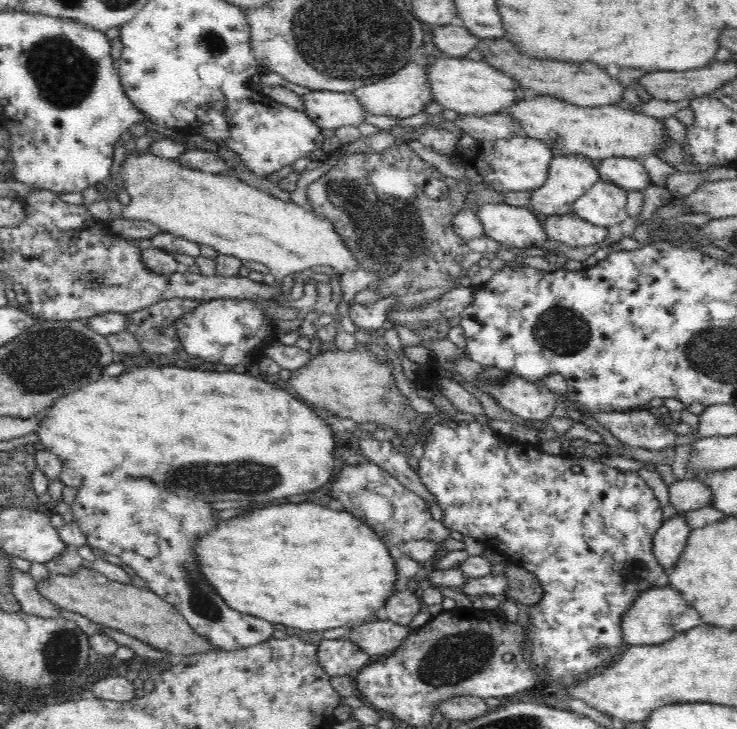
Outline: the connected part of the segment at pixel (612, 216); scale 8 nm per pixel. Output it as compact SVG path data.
M599 180L576 200L573 212L581 220L598 227L618 226L629 217L626 189Z

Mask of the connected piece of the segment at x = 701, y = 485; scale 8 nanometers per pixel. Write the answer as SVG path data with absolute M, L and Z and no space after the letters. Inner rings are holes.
M682 479L669 488L669 502L678 510L700 510L711 507L717 499L717 494L712 486L704 482Z

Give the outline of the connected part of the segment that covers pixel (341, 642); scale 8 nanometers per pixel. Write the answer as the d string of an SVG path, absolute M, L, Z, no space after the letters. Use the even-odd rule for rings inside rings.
M324 638L319 646L318 658L330 677L361 671L375 660L359 644L348 638L334 640Z

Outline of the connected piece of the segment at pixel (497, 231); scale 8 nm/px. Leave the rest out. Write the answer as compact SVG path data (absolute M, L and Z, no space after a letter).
M489 203L480 206L475 216L481 222L485 236L506 249L542 247L547 241L541 231L541 222L526 207Z

